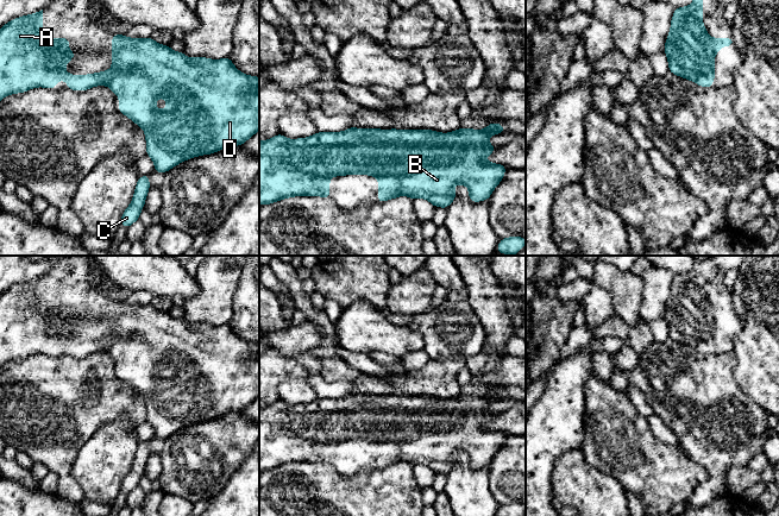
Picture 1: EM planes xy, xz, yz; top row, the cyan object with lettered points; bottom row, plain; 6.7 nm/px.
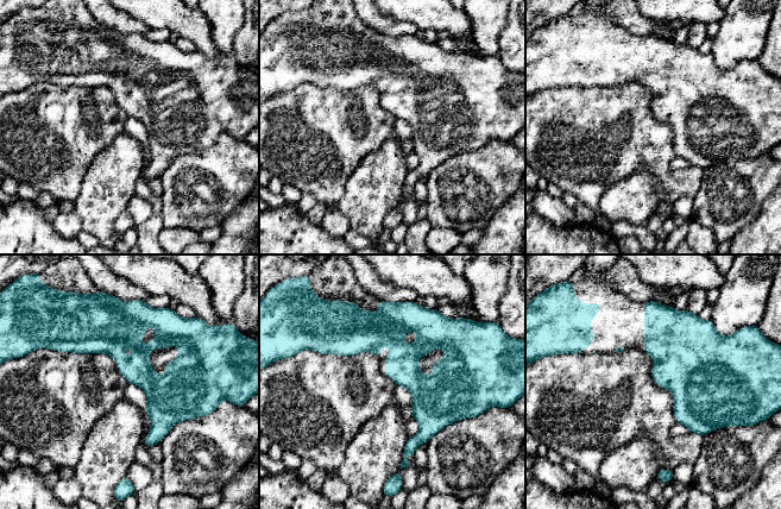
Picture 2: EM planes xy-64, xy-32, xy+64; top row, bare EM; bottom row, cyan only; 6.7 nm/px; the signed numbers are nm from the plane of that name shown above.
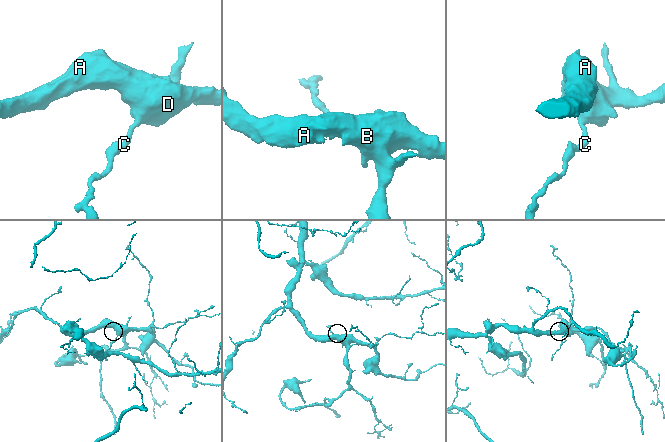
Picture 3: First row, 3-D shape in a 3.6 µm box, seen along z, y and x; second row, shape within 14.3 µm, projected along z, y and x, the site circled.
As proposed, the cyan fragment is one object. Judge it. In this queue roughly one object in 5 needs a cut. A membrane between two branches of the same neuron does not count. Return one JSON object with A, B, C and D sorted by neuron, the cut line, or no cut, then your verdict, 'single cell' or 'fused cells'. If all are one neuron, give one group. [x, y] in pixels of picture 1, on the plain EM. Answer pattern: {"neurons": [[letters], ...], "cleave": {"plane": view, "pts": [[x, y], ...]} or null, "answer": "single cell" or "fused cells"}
{"neurons": [["A", "B", "C", "D"]], "cleave": null, "answer": "single cell"}

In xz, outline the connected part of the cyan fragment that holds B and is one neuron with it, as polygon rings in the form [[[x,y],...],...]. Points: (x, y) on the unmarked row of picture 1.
[[[500,389],[485,395],[461,395],[450,399],[432,396],[379,396],[350,394],[343,398],[318,398],[308,404],[288,405],[281,399],[269,407],[259,407],[259,471],[271,471],[294,462],[321,462],[329,466],[329,447],[334,442],[369,441],[378,445],[378,470],[398,462],[412,466],[422,464],[434,473],[447,474],[457,464],[454,451],[469,454],[472,468],[489,466],[494,455],[501,449],[508,434],[485,428],[497,414],[489,410],[492,401],[504,399]]]

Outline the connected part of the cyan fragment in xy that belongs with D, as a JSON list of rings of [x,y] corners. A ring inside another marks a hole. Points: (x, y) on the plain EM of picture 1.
[[[42,276],[39,278],[32,279],[29,282],[14,284],[0,295],[0,366],[6,364],[7,361],[25,359],[37,353],[56,355],[56,348],[62,346],[67,347],[67,352],[71,357],[84,358],[95,352],[107,352],[112,355],[113,359],[115,359],[119,363],[119,378],[126,382],[127,384],[130,384],[134,390],[139,391],[144,396],[145,405],[146,405],[146,421],[155,429],[153,439],[156,438],[156,439],[163,439],[163,440],[187,426],[202,422],[202,421],[211,421],[211,420],[221,417],[227,413],[237,413],[237,411],[243,413],[247,405],[250,405],[256,398],[259,397],[259,344],[245,341],[241,338],[239,338],[234,333],[230,323],[221,325],[221,326],[209,326],[207,323],[189,325],[183,319],[180,319],[180,317],[176,319],[171,316],[169,312],[162,312],[155,308],[151,303],[140,306],[140,304],[128,304],[124,301],[114,301],[112,303],[112,334],[106,338],[76,342],[67,339],[64,335],[65,331],[69,329],[73,323],[77,322],[77,320],[68,315],[70,307],[68,304],[50,304],[48,300],[42,296],[43,291],[44,291],[44,288],[43,288],[43,276]],[[159,364],[164,364],[167,366],[165,376],[156,375],[156,367]]]

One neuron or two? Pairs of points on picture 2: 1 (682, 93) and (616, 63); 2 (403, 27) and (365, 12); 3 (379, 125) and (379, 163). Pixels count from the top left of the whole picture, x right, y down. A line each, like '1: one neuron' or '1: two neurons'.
1: one neuron
2: one neuron
3: two neurons

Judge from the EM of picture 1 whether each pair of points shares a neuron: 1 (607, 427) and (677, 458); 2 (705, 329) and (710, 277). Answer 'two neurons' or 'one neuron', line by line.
1: one neuron
2: one neuron

